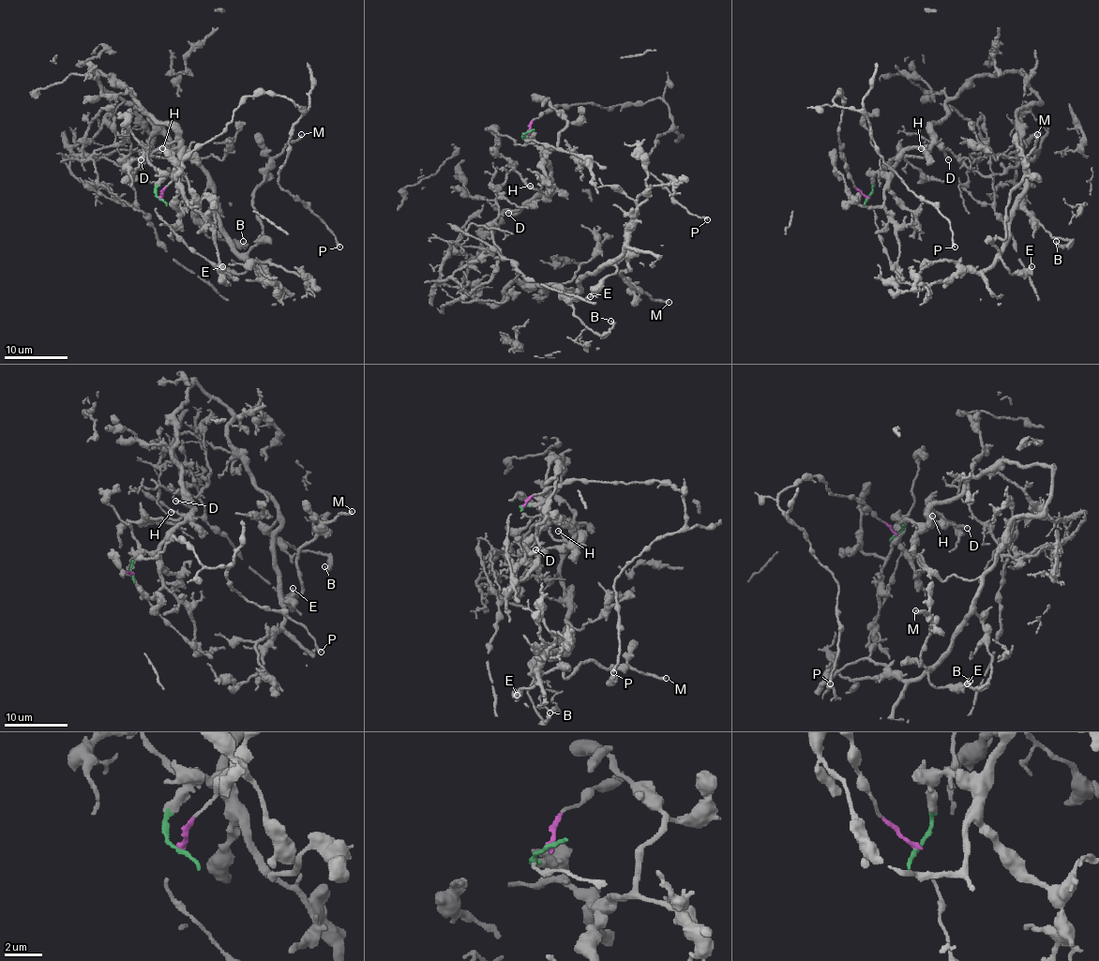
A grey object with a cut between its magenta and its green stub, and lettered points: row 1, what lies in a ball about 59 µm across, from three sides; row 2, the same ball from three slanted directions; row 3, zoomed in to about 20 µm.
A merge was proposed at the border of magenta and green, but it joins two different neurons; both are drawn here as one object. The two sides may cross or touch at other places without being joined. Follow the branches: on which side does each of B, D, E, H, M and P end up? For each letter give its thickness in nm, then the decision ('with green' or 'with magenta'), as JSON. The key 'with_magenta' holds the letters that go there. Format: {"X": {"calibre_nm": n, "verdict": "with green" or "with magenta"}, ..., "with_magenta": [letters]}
{"B": {"calibre_nm": 200, "verdict": "with green"}, "D": {"calibre_nm": 200, "verdict": "with green"}, "E": {"calibre_nm": 400, "verdict": "with green"}, "H": {"calibre_nm": 190, "verdict": "with green"}, "M": {"calibre_nm": 280, "verdict": "with green"}, "P": {"calibre_nm": 280, "verdict": "with magenta"}, "with_magenta": ["P"]}

